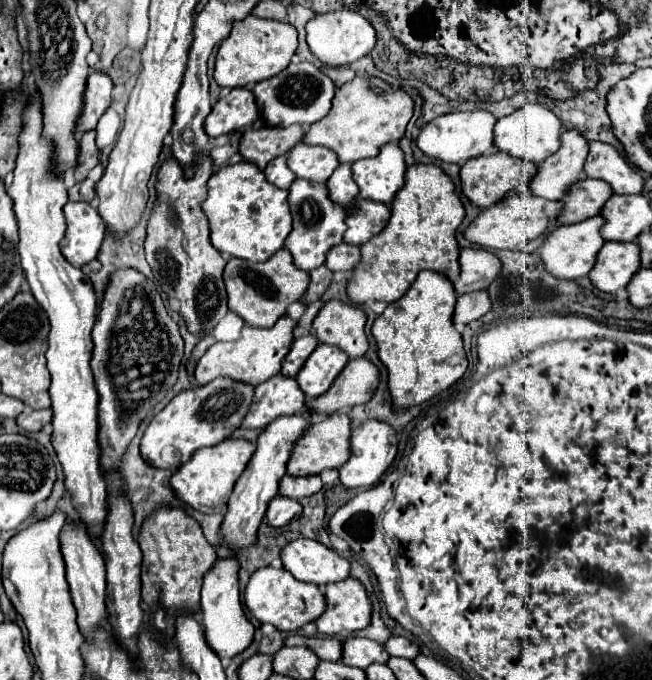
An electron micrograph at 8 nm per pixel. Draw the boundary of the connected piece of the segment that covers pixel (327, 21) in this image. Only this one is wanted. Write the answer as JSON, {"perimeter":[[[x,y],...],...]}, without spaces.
{"perimeter":[[[330,11],[330,13],[318,13],[306,23],[308,33],[308,45],[310,51],[330,67],[342,67],[348,63],[354,63],[356,59],[370,53],[370,49],[376,45],[376,31],[374,27],[356,11]]]}

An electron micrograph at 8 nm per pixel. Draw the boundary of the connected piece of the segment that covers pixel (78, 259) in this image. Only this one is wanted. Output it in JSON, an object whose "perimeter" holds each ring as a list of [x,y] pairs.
{"perimeter":[[[84,201],[66,203],[64,215],[68,215],[68,231],[60,243],[62,255],[76,267],[82,267],[98,255],[106,225],[98,211]]]}

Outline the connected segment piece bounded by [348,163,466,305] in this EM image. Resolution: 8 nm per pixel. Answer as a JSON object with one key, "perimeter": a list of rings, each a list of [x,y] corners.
{"perimeter":[[[414,163],[408,167],[406,185],[392,201],[392,217],[388,225],[382,233],[360,247],[362,261],[360,267],[354,269],[348,283],[352,303],[362,305],[368,301],[398,301],[414,283],[416,275],[424,269],[438,271],[454,281],[460,271],[456,229],[460,227],[464,215],[466,211],[456,193],[454,181],[438,165]]]}

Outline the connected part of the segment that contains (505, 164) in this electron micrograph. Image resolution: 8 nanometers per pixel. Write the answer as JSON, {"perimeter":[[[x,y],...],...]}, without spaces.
{"perimeter":[[[502,151],[490,153],[490,155],[480,155],[472,161],[466,161],[460,171],[462,179],[462,193],[478,207],[490,207],[504,199],[510,191],[516,191],[518,185],[528,183],[536,175],[536,165],[534,163],[524,163],[524,159],[516,159],[512,155],[504,155]]]}

